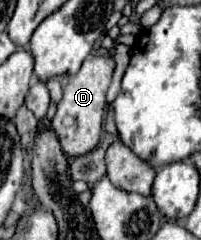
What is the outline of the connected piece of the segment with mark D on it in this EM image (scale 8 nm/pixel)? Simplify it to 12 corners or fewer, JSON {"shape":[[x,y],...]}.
{"shape":[[89,56],[63,78],[53,130],[71,158],[103,128],[111,56]]}

